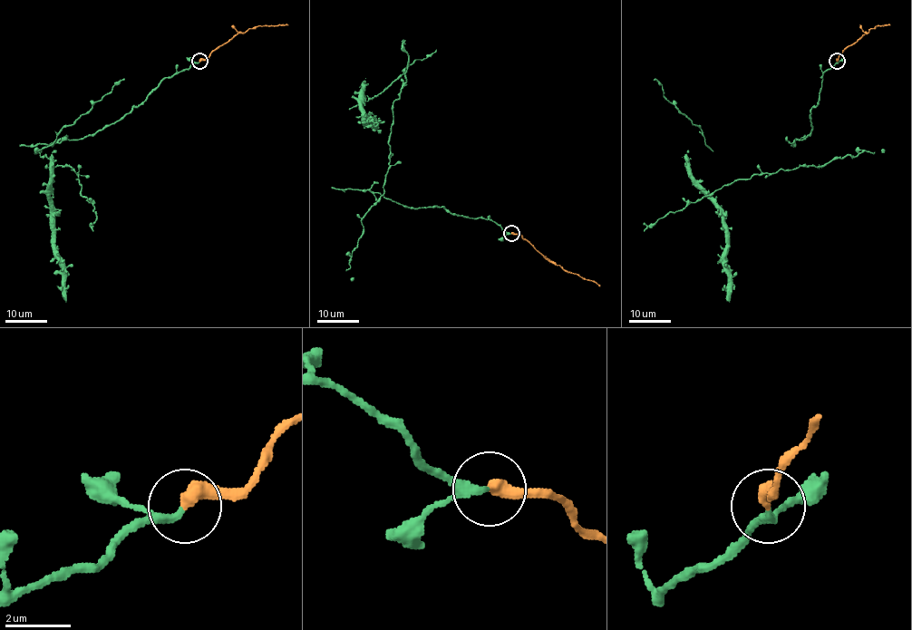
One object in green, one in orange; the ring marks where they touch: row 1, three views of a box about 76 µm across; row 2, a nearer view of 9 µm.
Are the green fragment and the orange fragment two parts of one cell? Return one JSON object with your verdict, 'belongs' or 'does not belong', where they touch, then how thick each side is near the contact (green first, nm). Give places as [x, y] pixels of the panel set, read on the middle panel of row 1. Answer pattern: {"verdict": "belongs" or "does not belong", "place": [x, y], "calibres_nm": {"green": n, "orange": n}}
{"verdict": "belongs", "place": [511, 233], "calibres_nm": {"green": 190, "orange": 460}}

